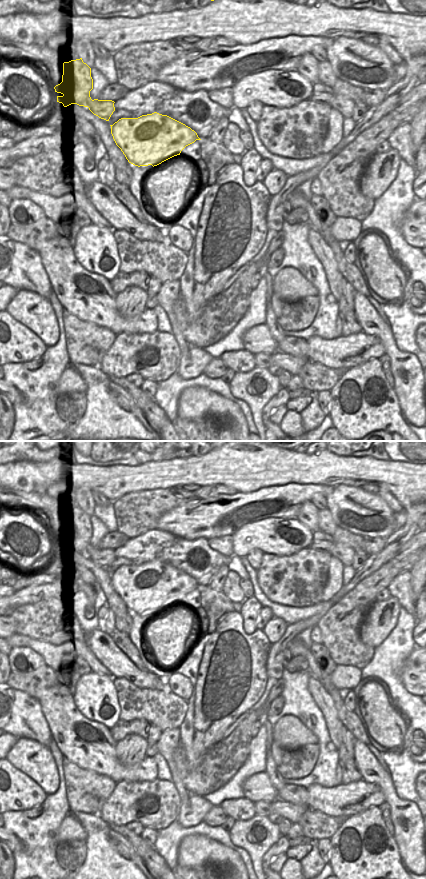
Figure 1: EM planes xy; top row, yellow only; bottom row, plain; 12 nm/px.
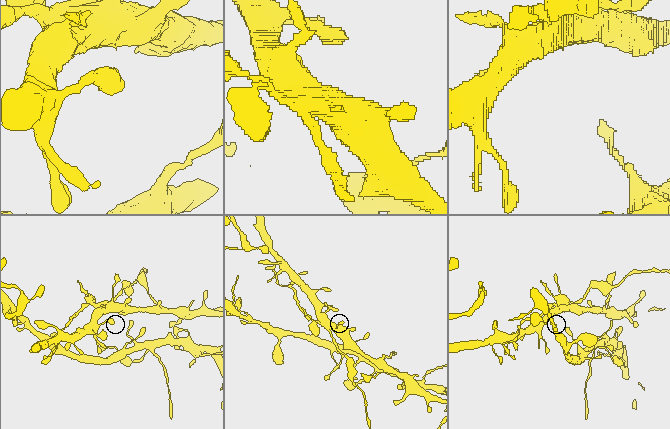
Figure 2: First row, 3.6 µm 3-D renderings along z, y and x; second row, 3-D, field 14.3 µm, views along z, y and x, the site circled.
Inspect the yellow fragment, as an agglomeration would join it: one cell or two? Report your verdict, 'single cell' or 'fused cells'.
fused cells

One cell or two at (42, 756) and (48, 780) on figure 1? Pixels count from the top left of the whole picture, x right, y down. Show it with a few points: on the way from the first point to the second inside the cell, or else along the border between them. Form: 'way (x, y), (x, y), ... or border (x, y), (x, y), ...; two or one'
way (42, 762), (42, 770), (45, 774); one

